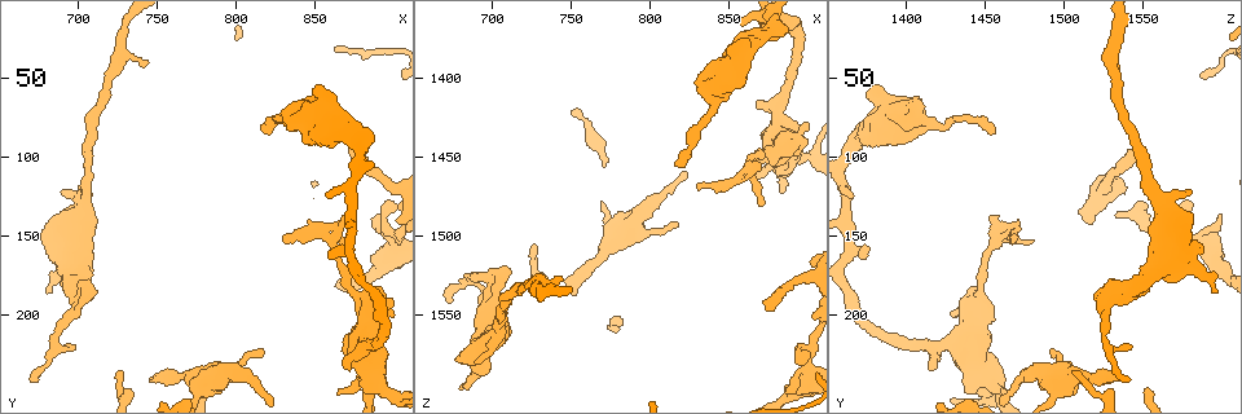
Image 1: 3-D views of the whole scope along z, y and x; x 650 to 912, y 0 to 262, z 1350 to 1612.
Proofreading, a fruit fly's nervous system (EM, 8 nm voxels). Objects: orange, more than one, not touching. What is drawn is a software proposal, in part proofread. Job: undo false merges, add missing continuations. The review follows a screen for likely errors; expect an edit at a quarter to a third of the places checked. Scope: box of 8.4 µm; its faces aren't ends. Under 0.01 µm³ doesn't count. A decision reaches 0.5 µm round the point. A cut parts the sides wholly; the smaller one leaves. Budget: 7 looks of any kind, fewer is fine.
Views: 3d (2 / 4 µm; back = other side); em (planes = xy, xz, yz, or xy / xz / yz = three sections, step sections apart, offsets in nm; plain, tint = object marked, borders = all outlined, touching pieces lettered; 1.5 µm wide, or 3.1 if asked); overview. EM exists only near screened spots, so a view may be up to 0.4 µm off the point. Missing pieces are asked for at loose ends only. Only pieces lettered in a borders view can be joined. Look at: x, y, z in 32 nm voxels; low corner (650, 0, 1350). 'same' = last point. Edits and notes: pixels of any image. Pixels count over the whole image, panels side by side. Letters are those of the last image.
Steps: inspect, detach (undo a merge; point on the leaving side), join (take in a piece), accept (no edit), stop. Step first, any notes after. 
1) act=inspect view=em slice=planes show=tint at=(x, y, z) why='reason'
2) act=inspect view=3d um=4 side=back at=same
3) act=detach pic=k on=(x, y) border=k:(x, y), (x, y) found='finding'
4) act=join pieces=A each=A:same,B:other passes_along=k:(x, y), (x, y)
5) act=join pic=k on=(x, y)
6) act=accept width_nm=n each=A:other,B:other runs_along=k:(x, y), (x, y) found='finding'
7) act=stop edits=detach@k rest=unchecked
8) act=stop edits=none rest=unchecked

act=inspect view=3d um=4 at=(746, 40, 1528) why='an open end'

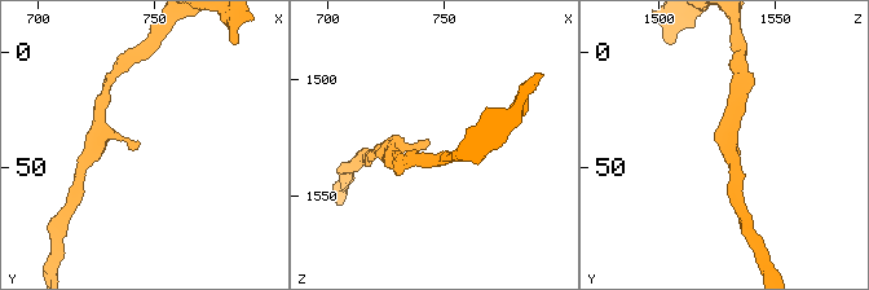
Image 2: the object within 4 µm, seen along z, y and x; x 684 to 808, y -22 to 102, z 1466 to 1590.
act=inspect view=em slice=xy step=4 show=borders at=(743, 40, 1527)

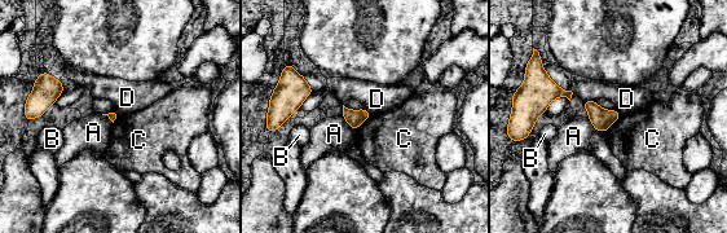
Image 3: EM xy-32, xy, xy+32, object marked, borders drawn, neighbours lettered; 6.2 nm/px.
act=accept each=A:other,B:other,C:other,D:other border=3:(622, 114), (606, 132) found='no lettered piece goes on from it'

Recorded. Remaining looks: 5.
act=inspect view=3d um=2 at=(680, 186, 1598) why='branch stops here'

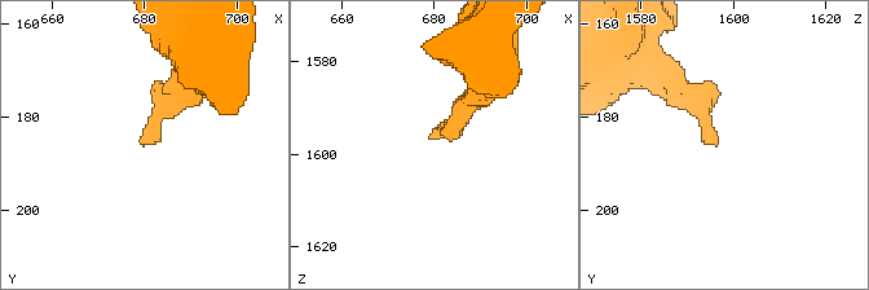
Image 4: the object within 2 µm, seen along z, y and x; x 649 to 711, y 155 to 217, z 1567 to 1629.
act=inspect view=em slice=planes show=borders at=(679, 185, 1596) why='shape alone is not enough'

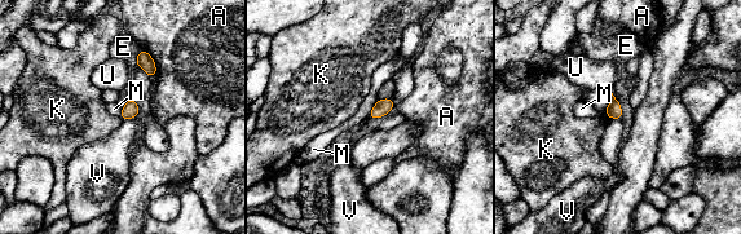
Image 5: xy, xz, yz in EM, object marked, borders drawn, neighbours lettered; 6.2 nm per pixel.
act=accept each=A:other,E:other,K:other,M:other,U:other,V:other border=5:(378, 100), (367, 116) found='none of them fits'

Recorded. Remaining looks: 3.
act=inspect view=em slice=xz step=8 show=tint at=(874, 94, 1542) why='branch stops here'

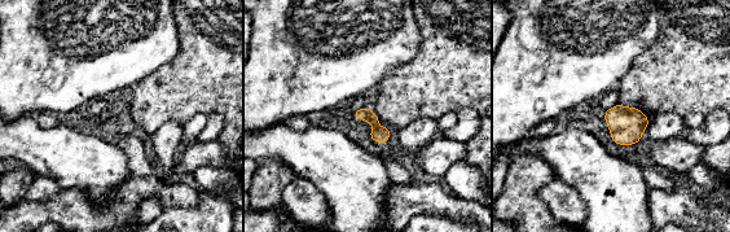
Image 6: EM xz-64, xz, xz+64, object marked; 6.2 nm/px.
act=inspect view=em slice=planes show=borders at=same why='another direction'

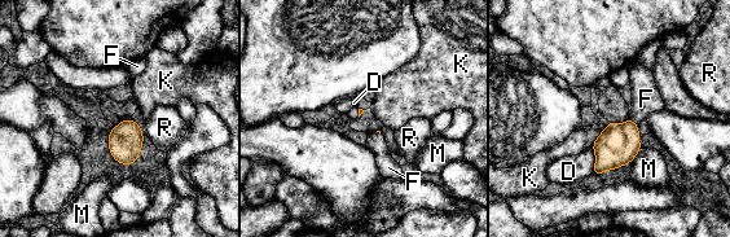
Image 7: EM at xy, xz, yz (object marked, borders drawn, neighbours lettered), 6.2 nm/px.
act=join pieces=F each=D:other,F:same,K:other,M:other,R:other passes_along=7:(618, 144), (633, 122), (646, 99) found='it goes on there'

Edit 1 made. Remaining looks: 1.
act=stop edits=join@7 rest=unchecked

